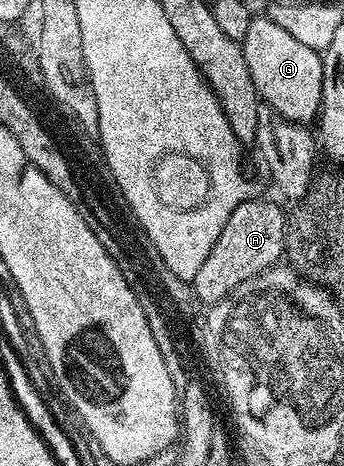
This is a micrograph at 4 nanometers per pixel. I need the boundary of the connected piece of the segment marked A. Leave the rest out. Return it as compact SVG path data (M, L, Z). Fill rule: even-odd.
M248 198L232 210L228 222L224 222L224 230L220 230L220 238L216 238L216 246L204 258L204 266L194 279L194 292L203 305L209 306L222 300L236 286L248 282L265 268L273 268L283 259L286 251L287 213L282 213L278 204L265 204L262 200Z

